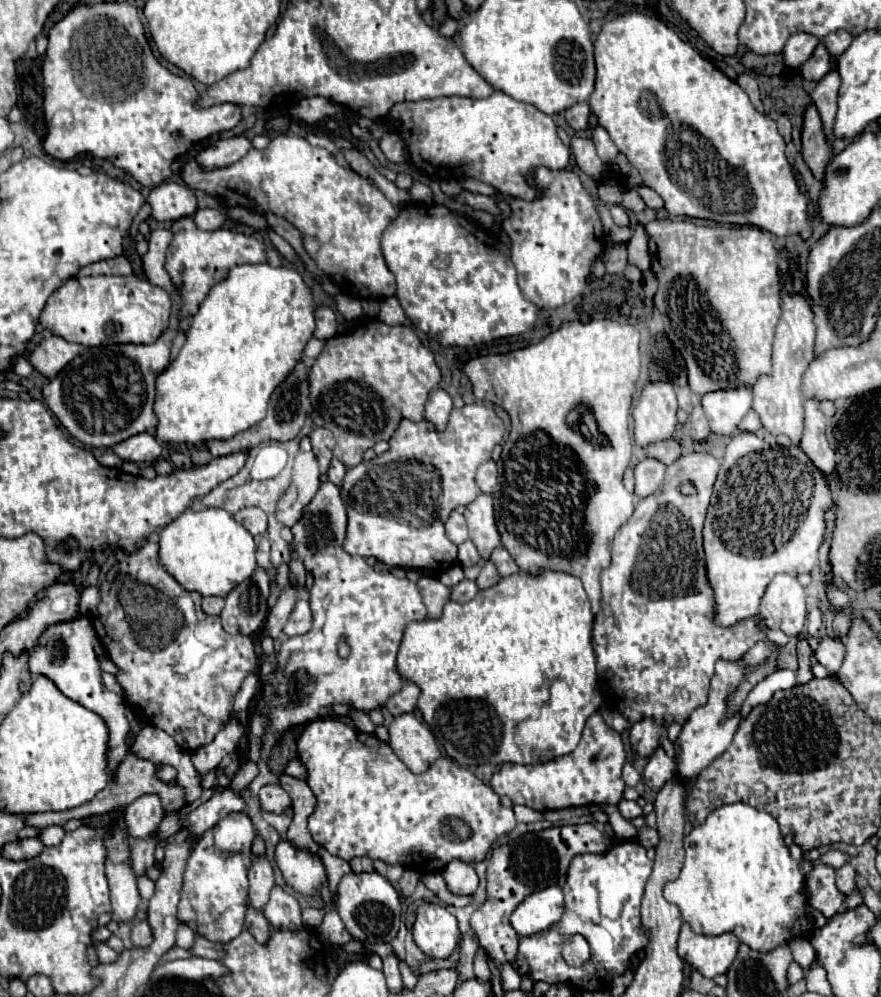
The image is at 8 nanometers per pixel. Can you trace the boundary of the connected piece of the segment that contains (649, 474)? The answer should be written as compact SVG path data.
M642 458L634 466L634 478L636 478L636 494L638 496L648 496L652 494L664 480L666 474L666 464L662 464L656 458Z

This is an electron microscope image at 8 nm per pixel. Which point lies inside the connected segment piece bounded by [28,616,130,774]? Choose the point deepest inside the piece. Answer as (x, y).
(65, 654)

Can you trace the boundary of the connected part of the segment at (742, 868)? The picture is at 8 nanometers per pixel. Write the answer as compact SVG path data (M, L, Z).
M740 802L716 808L704 824L692 828L684 838L684 848L686 860L682 872L674 882L666 884L664 898L678 906L682 920L688 922L696 934L720 936L730 932L758 952L772 952L782 946L782 942L788 944L792 938L808 940L814 934L816 926L808 914L806 874L802 874L800 862L790 856L780 826L768 812Z

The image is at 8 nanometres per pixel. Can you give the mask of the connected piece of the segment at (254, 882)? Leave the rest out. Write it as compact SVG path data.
M266 856L252 858L252 864L248 868L248 882L250 882L250 890L248 890L250 904L254 908L264 908L264 904L268 902L270 890L274 886L274 870Z

